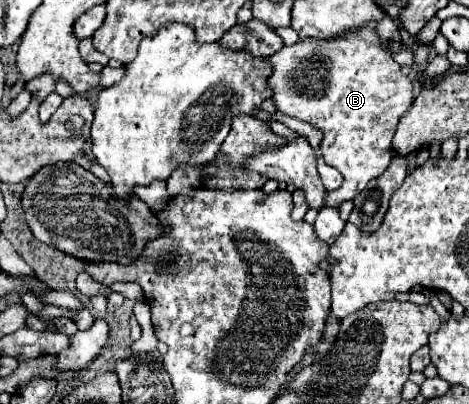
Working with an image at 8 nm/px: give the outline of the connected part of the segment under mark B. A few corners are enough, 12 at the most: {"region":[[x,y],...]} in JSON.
{"region":[[377,22],[265,58],[353,200],[393,158],[411,80]]}

